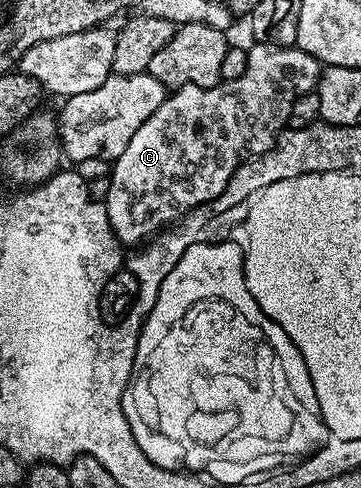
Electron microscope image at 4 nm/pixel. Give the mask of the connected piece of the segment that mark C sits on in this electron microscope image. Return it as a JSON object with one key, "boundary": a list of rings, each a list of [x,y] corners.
{"boundary":[[[254,43],[252,47],[247,51],[247,70],[243,70],[239,78],[226,80],[213,88],[188,84],[170,91],[159,110],[155,110],[155,114],[151,114],[151,118],[135,130],[131,142],[127,142],[127,150],[112,161],[110,193],[104,206],[113,233],[122,245],[144,245],[162,230],[178,223],[191,209],[219,198],[219,194],[227,190],[227,182],[231,182],[240,164],[264,156],[273,149],[278,136],[287,128],[291,106],[297,97],[316,89],[323,65],[302,48],[276,48],[259,43]]]}

